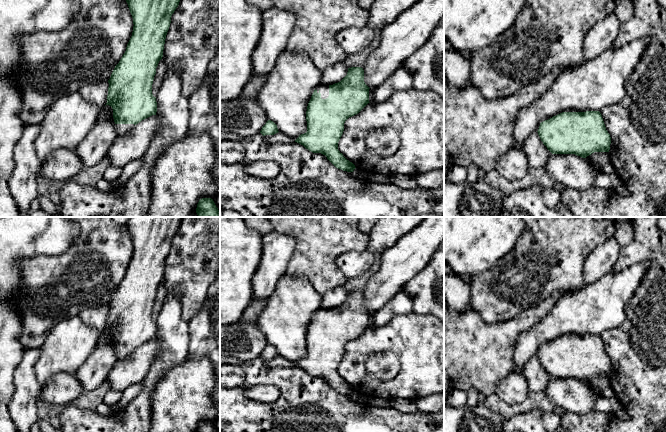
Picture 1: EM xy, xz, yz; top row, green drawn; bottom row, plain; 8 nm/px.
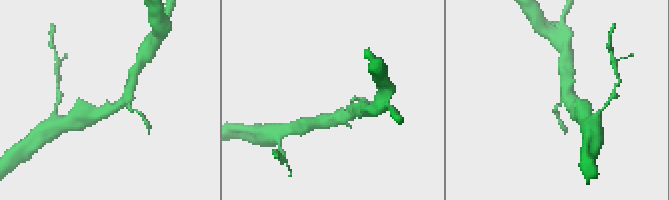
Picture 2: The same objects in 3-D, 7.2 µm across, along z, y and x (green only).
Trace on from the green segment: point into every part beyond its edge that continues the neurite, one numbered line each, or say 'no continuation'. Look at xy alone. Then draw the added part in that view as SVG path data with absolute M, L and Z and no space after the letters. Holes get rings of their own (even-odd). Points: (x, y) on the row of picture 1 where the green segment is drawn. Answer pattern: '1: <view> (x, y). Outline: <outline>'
1: xy (121, 129). Outline: M115 124L115 130L119 136L122 136L128 133L134 126L134 124Z

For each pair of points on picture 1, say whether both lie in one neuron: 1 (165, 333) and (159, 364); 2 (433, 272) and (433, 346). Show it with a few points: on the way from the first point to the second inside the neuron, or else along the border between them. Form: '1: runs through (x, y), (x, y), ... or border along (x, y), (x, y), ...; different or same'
1: runs through (165, 341), (165, 356); same
2: border along (414, 311), (433, 316); different

